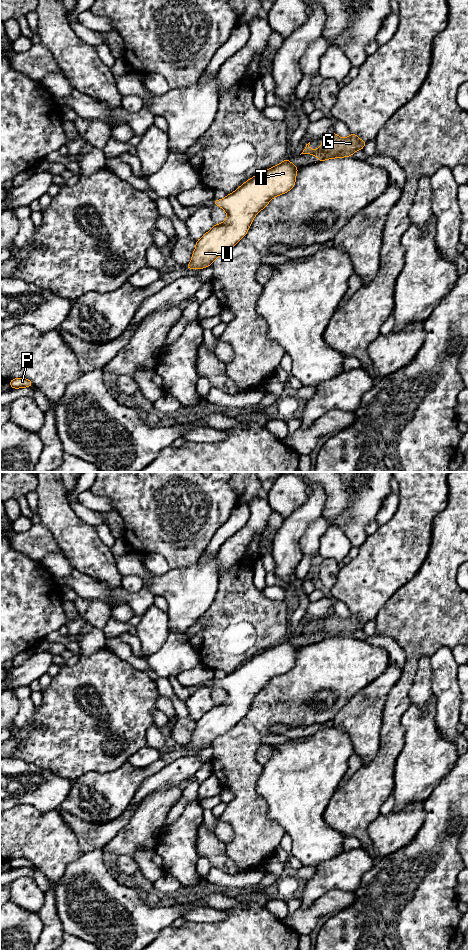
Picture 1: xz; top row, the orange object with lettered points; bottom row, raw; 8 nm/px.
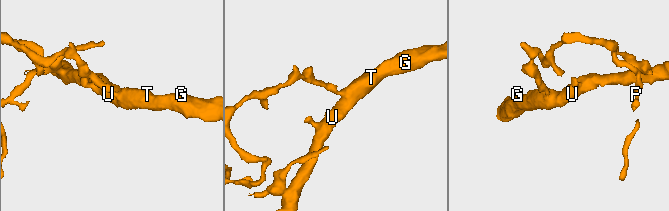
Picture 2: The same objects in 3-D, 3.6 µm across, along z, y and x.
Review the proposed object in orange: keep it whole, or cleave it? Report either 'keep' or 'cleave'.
keep

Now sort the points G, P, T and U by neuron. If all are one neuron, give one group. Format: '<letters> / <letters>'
G P T U

